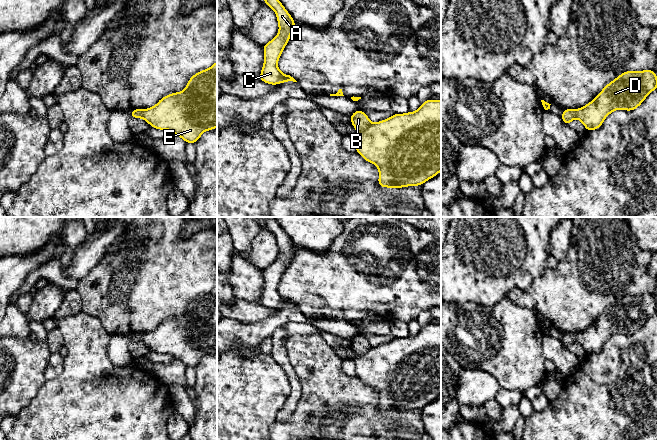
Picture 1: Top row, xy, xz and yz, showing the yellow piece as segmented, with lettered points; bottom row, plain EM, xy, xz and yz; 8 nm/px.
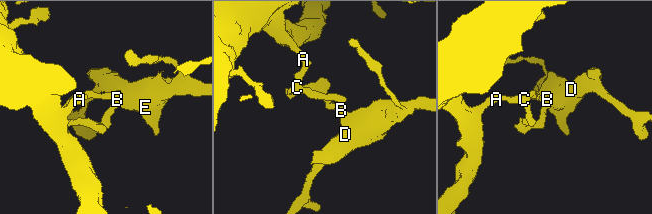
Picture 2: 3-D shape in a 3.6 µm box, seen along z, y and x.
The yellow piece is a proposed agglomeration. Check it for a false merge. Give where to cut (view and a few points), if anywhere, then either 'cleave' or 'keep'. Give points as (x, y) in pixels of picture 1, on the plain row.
cut xz (371, 348), (358, 356); cleave

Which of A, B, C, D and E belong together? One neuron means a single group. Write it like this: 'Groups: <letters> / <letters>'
Groups: A B C / D E

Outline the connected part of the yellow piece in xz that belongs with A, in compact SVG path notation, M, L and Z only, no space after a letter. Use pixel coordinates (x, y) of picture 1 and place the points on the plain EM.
M274 218L266 219L262 225L275 235L279 256L273 264L262 270L265 282L259 303L271 309L289 305L297 306L290 299L283 298L277 291L281 277L288 267L295 251L295 244Z

